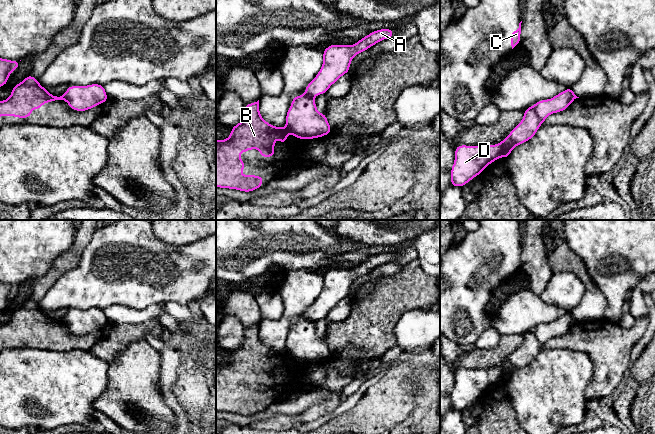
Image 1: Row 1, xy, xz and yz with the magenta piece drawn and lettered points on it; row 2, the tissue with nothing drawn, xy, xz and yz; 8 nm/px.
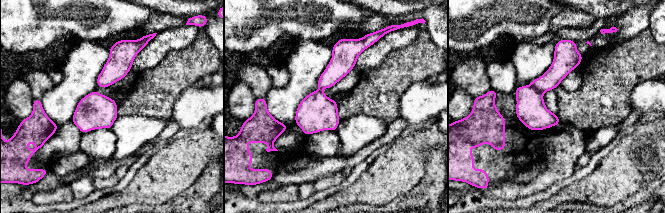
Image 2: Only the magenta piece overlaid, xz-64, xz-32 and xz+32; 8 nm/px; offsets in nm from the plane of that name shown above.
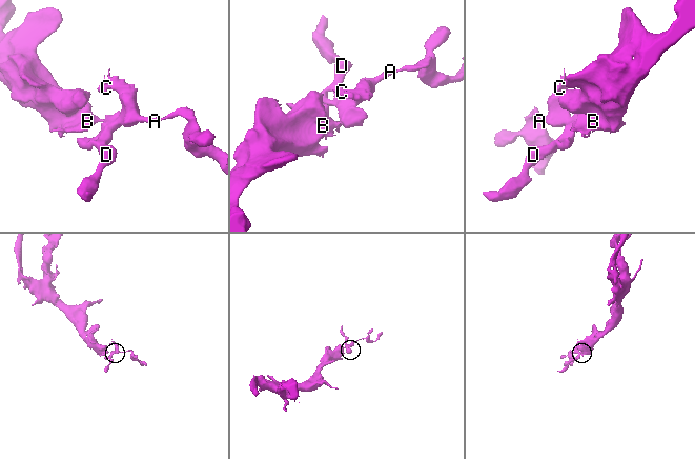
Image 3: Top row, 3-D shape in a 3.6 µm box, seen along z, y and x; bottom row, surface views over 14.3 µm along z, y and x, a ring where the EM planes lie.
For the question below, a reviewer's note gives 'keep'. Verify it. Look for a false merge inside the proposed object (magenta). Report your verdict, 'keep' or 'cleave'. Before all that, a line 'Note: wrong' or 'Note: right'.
Note: wrong
cleave

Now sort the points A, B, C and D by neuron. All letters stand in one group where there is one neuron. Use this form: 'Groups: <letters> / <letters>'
Groups: A C D / B

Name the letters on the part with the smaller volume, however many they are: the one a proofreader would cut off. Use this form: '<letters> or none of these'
A, C, D

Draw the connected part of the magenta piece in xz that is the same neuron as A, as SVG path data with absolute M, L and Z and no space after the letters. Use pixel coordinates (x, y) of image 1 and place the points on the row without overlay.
M379 253L377 255L372 255L369 259L360 263L354 269L347 270L333 268L328 270L323 275L323 289L316 301L305 312L306 317L304 319L295 320L292 323L292 328L286 339L286 351L288 355L294 361L303 364L328 359L332 353L327 345L326 338L320 338L318 336L314 321L316 319L325 318L332 308L334 308L342 299L349 296L350 287L354 280L366 275L369 271L372 271L384 263L391 262L393 258L394 255L392 253Z

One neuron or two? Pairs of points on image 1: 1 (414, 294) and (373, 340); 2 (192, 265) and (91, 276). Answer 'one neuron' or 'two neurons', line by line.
1: one neuron
2: one neuron

